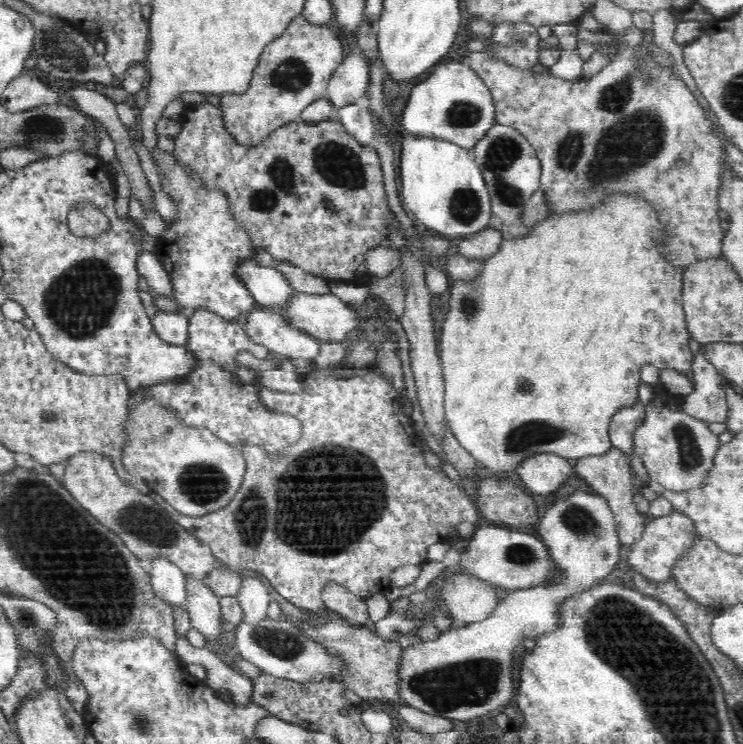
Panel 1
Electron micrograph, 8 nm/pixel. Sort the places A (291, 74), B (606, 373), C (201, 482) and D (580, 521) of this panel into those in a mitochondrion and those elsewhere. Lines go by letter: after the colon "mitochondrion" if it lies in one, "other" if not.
A: mitochondrion
B: other
C: mitochondrion
D: mitochondrion

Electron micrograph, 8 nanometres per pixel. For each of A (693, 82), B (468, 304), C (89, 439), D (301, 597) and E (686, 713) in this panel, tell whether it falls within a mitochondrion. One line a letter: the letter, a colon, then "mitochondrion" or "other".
A: other
B: mitochondrion
C: other
D: other
E: mitochondrion

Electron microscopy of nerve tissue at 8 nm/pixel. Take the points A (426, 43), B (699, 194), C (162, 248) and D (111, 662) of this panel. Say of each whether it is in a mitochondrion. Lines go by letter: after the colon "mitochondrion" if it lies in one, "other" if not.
A: other
B: other
C: other
D: other

